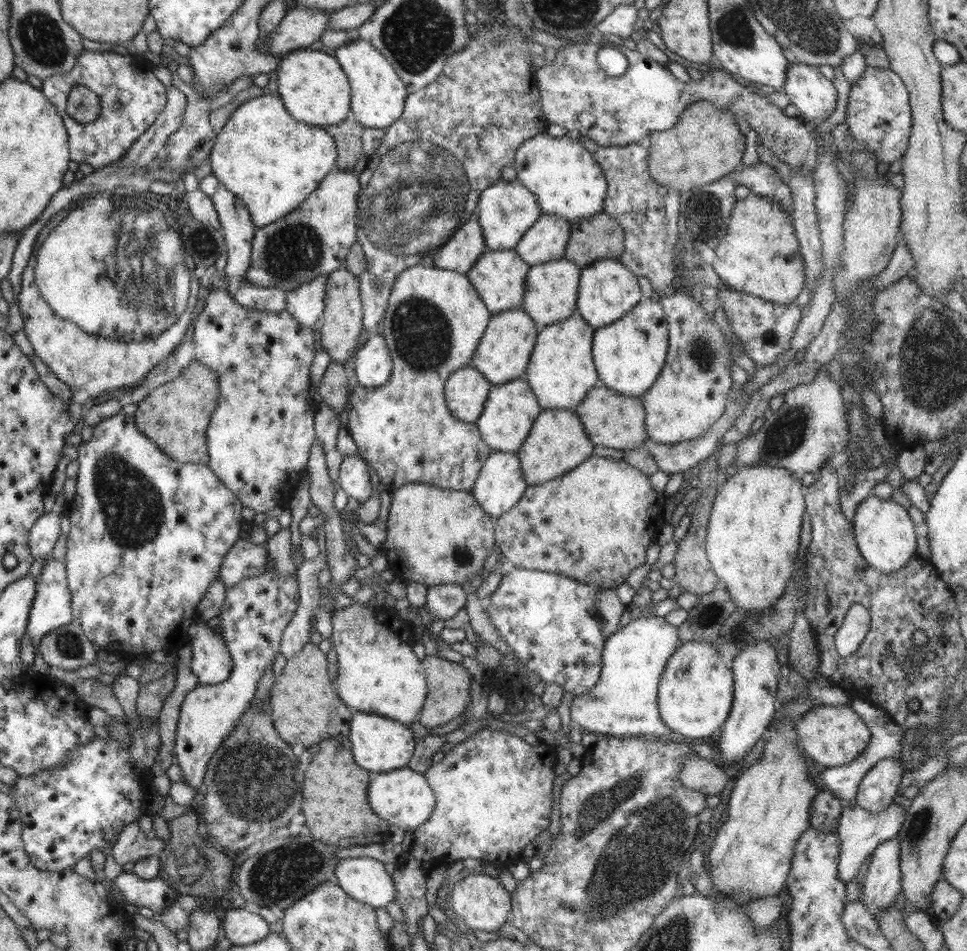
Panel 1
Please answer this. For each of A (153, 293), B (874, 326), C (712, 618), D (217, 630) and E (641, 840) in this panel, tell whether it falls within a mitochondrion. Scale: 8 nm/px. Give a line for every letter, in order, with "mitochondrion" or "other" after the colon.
A: mitochondrion
B: other
C: mitochondrion
D: other
E: mitochondrion

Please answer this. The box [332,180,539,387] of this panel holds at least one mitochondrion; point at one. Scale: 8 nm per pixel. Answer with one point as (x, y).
(422, 336)

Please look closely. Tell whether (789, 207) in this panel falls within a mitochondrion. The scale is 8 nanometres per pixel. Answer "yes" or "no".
no

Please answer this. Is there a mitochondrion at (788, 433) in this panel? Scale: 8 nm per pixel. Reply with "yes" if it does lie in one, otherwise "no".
yes

